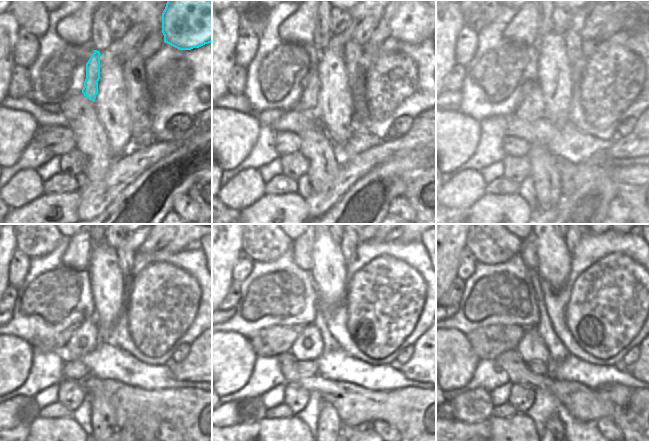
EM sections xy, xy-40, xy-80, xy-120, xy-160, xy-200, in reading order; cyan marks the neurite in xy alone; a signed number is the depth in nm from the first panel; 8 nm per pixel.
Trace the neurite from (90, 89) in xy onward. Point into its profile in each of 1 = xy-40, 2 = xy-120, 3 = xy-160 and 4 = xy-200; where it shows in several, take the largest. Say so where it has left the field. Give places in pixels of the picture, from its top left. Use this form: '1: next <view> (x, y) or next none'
1: next xy-40 (309, 104)
2: next xy-120 (86, 338)
3: next xy-160 (308, 346)
4: next xy-200 (531, 347)

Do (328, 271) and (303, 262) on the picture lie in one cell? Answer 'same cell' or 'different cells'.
different cells

